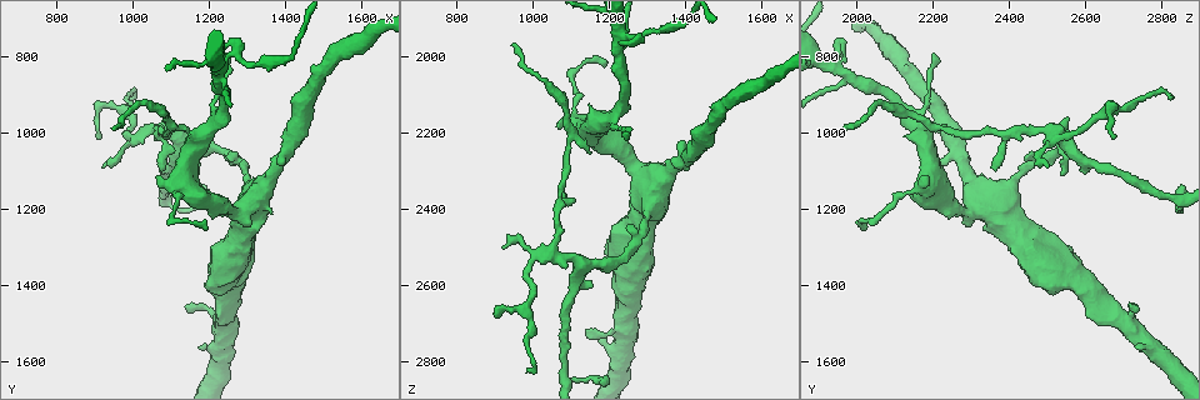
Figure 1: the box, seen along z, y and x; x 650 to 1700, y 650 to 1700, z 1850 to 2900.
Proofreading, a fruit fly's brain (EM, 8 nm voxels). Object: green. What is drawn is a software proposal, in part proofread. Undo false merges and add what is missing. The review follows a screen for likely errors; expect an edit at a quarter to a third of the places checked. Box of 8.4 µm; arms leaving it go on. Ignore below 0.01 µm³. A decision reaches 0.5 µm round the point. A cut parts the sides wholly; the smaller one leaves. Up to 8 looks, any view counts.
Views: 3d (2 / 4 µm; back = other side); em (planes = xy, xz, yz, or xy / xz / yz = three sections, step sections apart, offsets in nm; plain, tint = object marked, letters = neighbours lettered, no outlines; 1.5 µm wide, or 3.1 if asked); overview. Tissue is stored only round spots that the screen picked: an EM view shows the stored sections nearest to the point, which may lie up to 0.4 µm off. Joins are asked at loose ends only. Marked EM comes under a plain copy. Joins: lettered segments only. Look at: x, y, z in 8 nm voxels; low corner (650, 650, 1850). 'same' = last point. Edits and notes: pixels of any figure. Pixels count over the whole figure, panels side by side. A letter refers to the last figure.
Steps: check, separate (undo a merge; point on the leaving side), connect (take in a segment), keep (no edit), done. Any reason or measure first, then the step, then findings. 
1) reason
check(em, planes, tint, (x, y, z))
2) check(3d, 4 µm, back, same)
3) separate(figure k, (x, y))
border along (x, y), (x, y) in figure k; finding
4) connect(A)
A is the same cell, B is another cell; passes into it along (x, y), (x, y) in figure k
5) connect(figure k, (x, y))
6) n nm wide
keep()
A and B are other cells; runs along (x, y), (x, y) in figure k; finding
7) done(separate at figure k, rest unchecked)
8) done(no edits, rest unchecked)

branch point
check(3d, 4 µm, (1060, 1000, 2395))

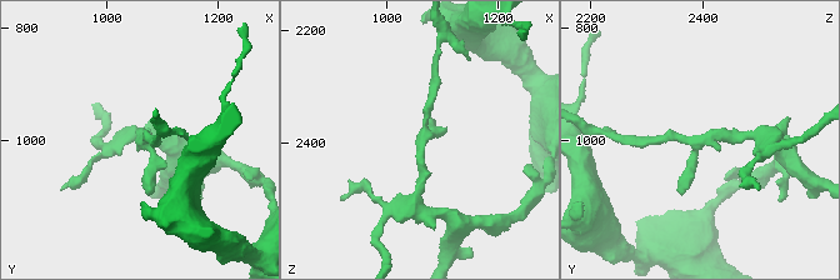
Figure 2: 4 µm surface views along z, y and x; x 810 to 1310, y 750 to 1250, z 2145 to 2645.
need the tissue
check(em, planes, letters, (1065, 995, 2390))

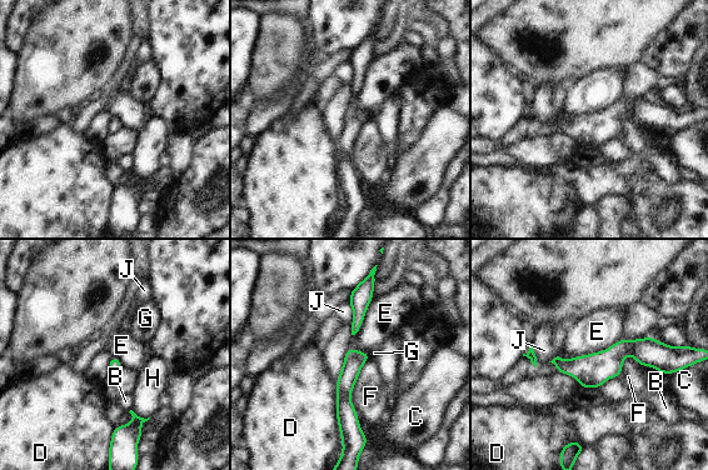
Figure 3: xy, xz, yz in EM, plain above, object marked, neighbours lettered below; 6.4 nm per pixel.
70 nm wide
keep()
B, C, D, E, F, G, H and J are other cells; border along (622, 339), (601, 351), (573, 358) in figure 3; all the same neuron

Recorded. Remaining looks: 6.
branch stops here
check(em, planes, letters, (905, 1005, 2670))

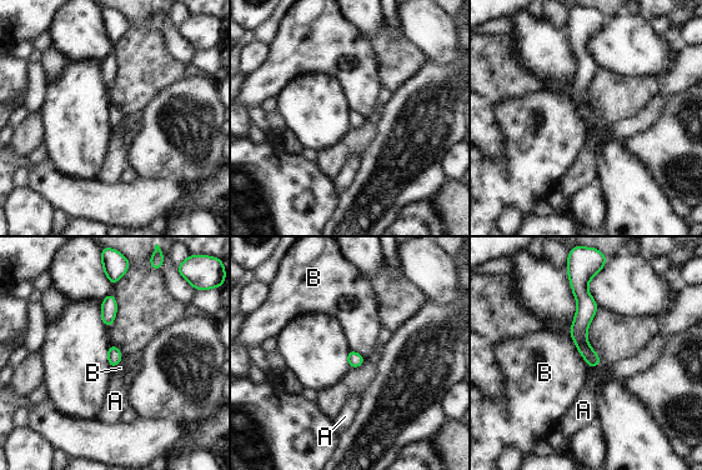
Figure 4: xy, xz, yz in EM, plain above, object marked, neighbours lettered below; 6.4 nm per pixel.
keep()
A and B are other cells; border along (568, 334), (587, 366) in figure 4; no lettered segment goes on from it

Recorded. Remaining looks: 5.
branch stops here
check(em, xy, step 4, tint, (945, 985, 1970))

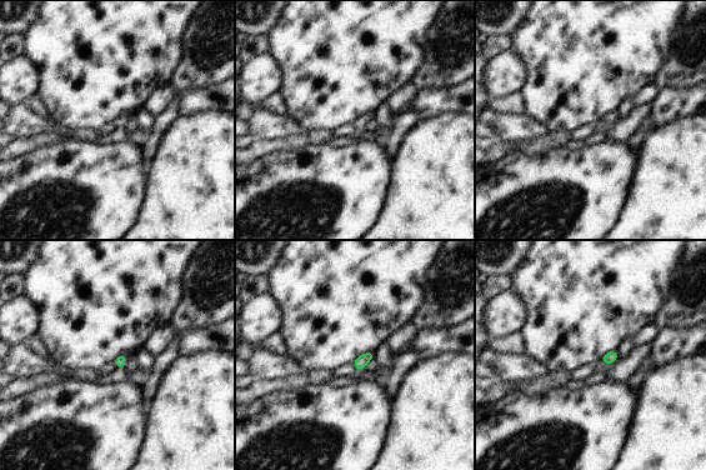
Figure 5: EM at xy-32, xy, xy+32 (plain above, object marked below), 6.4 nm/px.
check(em, xy, step 4, letters, same)

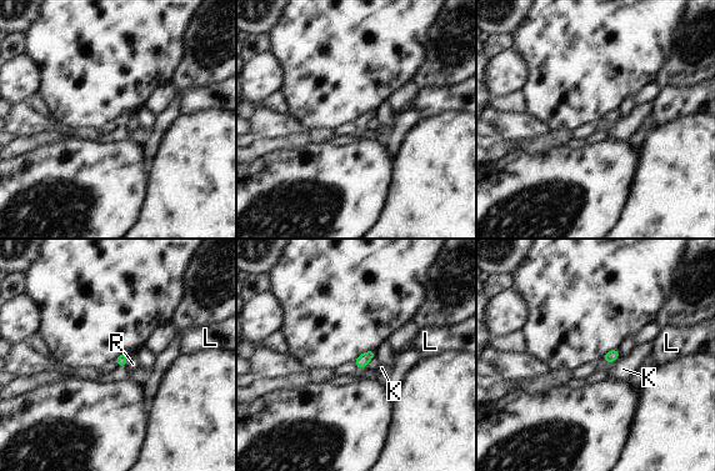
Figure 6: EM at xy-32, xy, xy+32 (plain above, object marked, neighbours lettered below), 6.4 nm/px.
keep()
K, L and R are other cells; none of them fits

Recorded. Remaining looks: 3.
done(no edits, rest unchecked)

